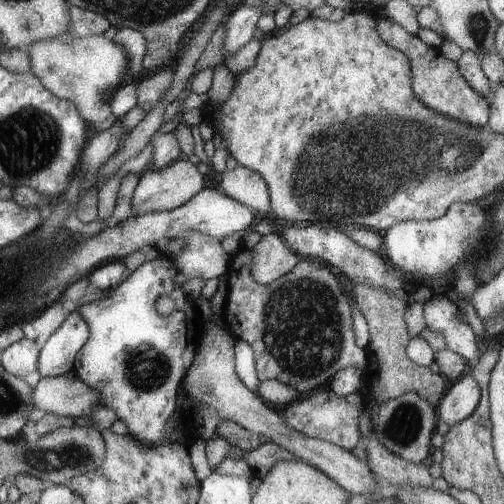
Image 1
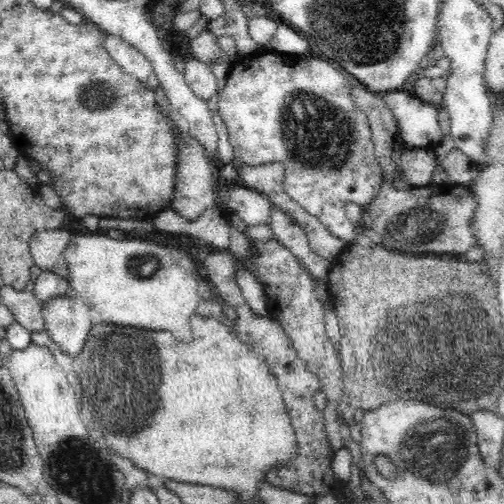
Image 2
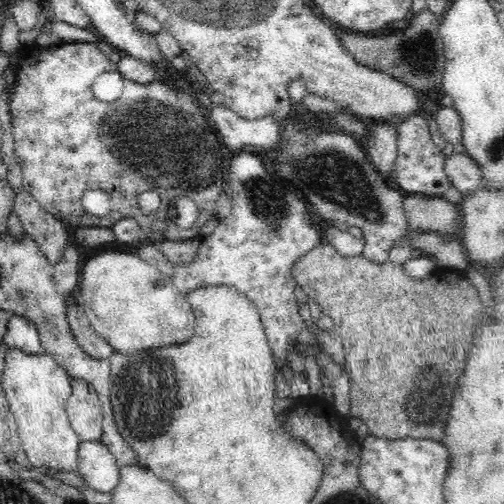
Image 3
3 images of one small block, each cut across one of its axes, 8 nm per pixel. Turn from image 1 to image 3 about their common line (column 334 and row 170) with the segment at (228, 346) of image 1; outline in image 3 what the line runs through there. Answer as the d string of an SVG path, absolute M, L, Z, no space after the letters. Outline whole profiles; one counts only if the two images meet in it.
M452 154L444 160L446 164L446 176L450 184L456 190L462 190L462 194L470 194L472 190L478 190L484 186L484 172L478 166L478 162L464 154Z

